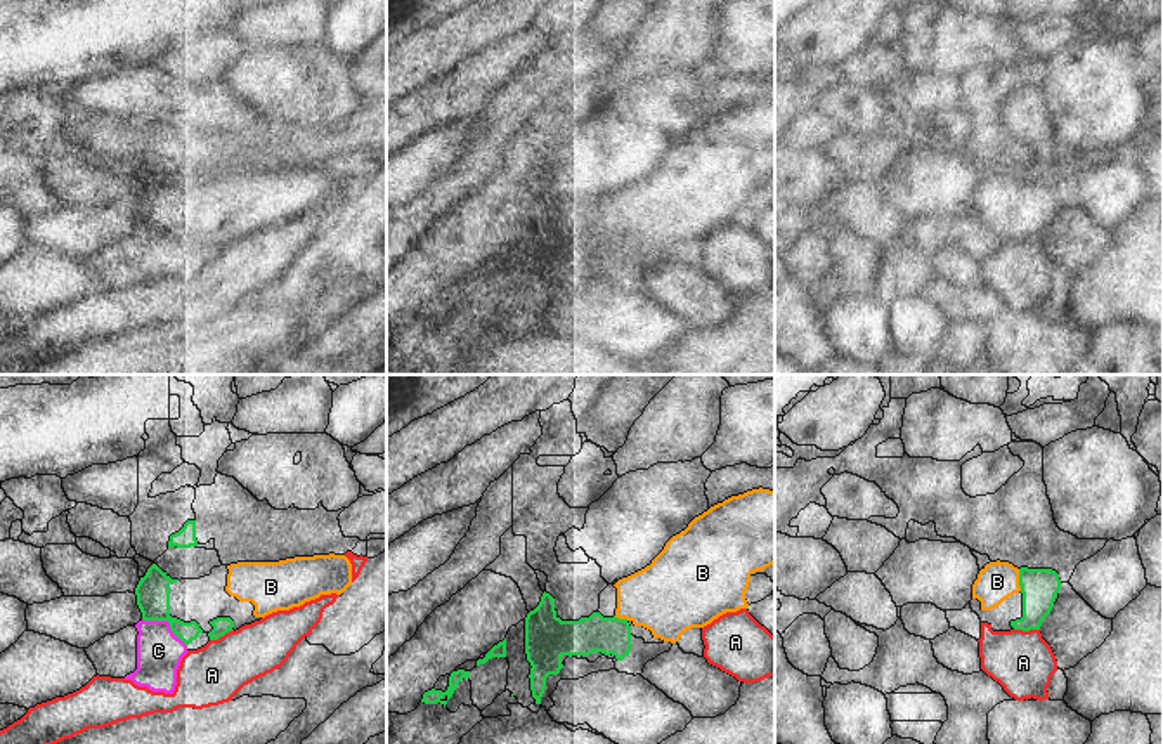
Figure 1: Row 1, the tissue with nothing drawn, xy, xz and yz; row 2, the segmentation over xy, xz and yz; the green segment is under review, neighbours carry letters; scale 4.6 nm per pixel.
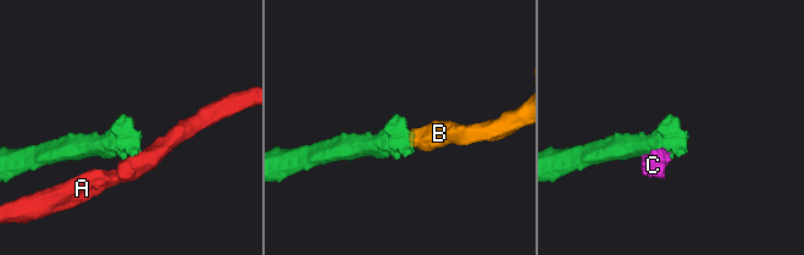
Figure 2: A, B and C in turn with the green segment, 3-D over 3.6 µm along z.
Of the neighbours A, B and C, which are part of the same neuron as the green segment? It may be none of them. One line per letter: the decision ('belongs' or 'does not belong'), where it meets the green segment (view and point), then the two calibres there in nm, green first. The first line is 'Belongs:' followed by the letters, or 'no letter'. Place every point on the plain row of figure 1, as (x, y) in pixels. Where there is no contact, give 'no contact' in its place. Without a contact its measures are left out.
Belongs: B
A: does not belong; meets green in yz at (1026, 241); 170 nm thick on the green side, 300 nm on the other
B: belongs; meets green in yz at (1020, 191); 170 nm thick on the green side, 180 nm on the other
C: does not belong; meets green in xy at (167, 231); 160 nm thick on the green side, 200 nm on the other

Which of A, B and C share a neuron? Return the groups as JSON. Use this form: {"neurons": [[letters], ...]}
{"neurons": [["A"], ["B"], ["C"]]}

